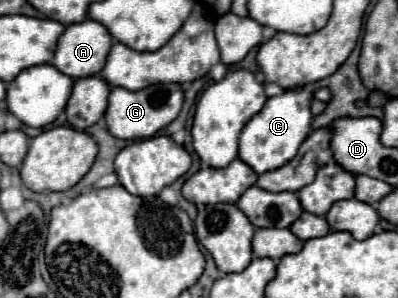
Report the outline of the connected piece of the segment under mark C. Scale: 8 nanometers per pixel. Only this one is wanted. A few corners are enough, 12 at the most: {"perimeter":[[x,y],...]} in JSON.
{"perimeter":[[305,90],[265,102],[241,130],[239,158],[277,170],[307,138]]}

